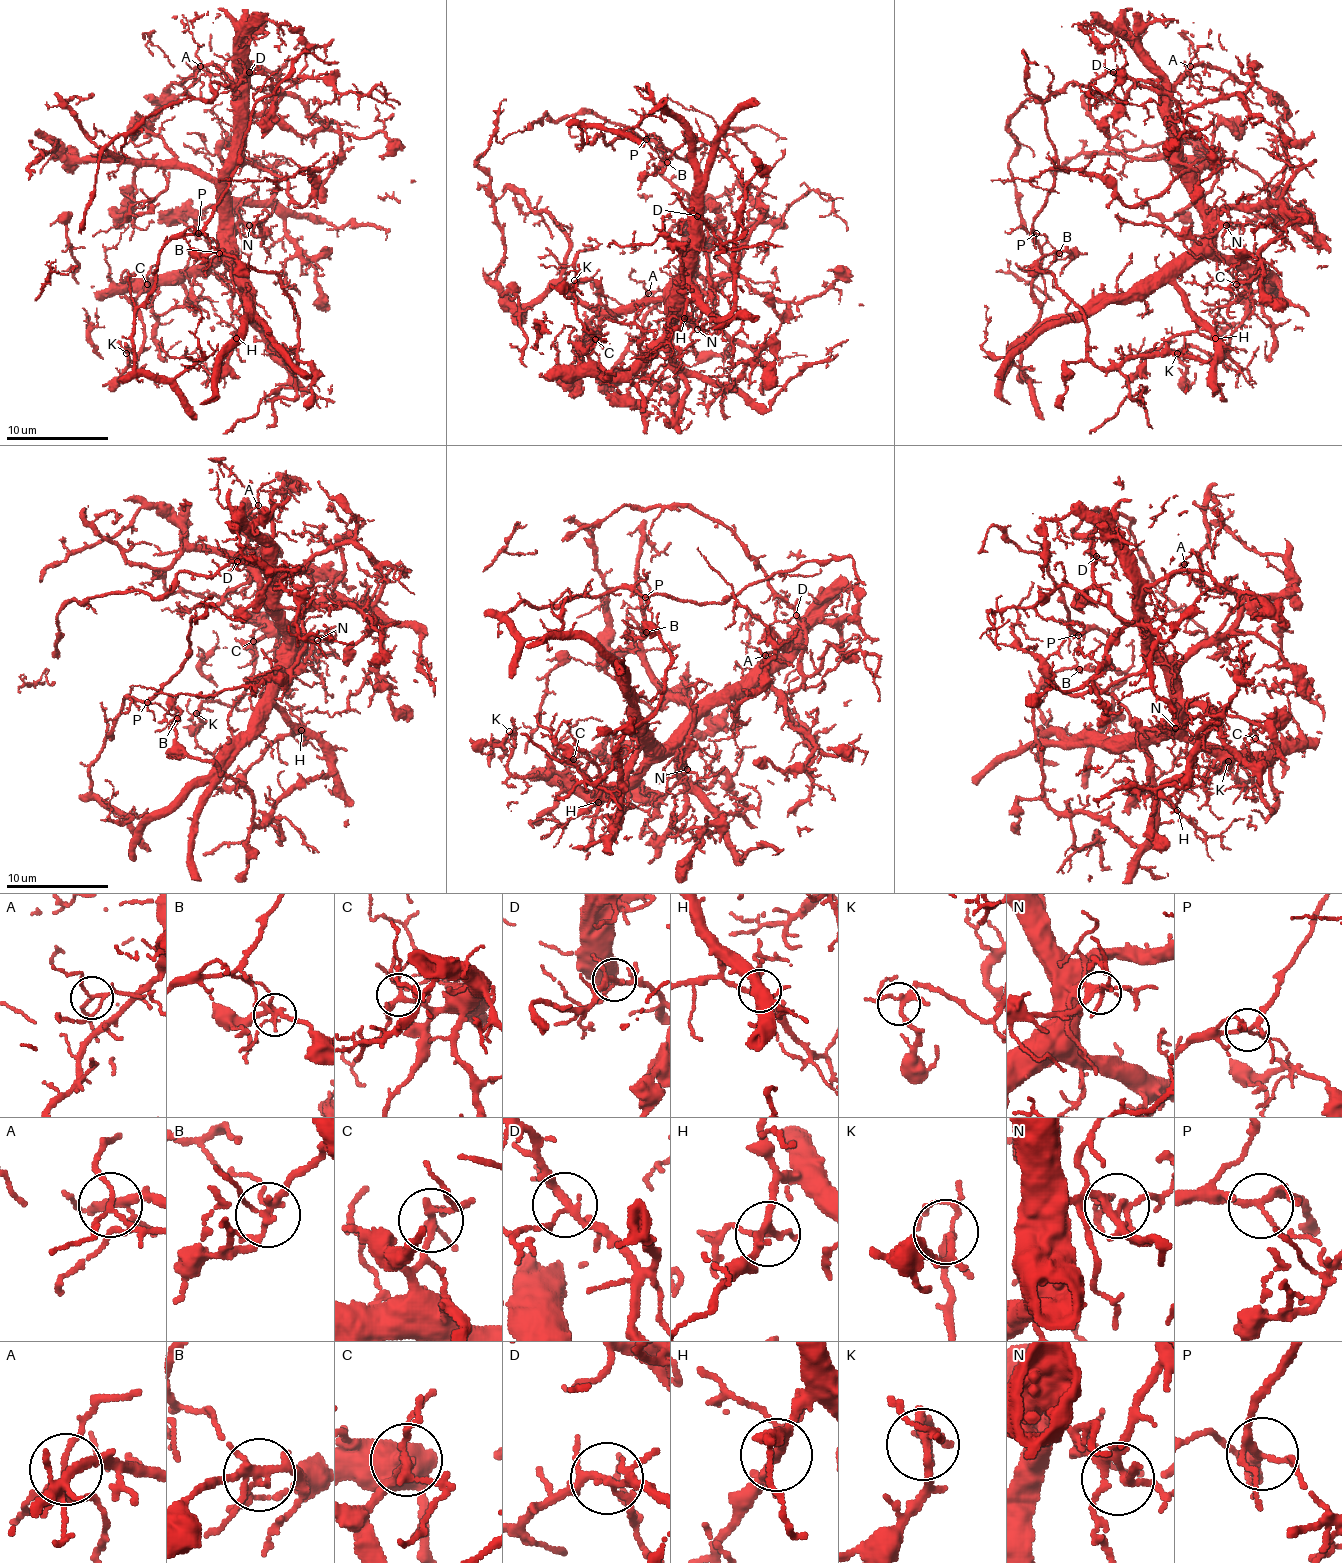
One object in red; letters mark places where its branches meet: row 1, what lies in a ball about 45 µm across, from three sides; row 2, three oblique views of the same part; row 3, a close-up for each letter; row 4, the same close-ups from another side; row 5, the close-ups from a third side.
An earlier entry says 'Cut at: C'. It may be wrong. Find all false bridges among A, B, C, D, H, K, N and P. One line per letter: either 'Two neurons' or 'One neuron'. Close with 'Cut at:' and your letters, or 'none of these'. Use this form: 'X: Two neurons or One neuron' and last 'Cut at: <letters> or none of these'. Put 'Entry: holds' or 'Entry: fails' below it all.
A: One neuron
B: Two neurons
C: One neuron
D: One neuron
H: One neuron
K: One neuron
N: One neuron
P: One neuron
Cut at: B
Entry: fails

